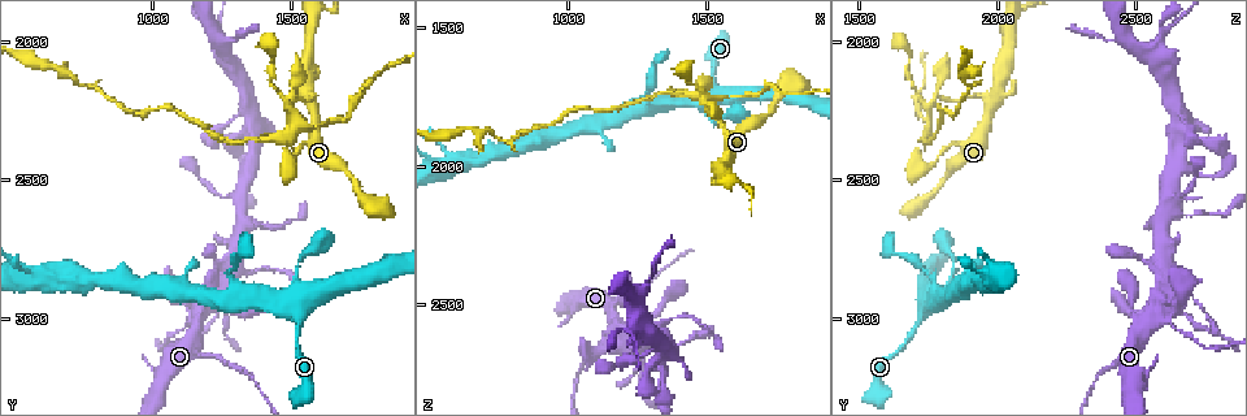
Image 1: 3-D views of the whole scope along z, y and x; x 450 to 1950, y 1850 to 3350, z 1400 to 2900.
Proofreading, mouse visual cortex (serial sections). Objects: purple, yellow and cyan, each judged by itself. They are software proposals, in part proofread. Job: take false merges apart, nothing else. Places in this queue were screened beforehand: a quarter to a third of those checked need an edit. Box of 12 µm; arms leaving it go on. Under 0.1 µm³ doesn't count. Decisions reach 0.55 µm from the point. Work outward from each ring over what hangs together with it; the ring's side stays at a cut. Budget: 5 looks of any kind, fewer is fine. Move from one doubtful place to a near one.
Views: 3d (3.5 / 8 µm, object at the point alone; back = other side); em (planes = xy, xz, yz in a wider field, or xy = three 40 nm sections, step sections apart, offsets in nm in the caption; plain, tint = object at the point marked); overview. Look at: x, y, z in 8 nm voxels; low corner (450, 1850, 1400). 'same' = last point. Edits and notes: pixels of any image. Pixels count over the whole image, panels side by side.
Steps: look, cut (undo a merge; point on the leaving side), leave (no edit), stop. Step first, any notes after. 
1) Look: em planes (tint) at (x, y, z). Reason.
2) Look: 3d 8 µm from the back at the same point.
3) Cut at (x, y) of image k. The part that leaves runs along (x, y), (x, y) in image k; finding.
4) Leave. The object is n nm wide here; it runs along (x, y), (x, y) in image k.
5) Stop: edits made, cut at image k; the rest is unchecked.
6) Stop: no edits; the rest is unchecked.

Look: 3d 3.5 µm at (1530, 2950, 1740). Four arms meet.

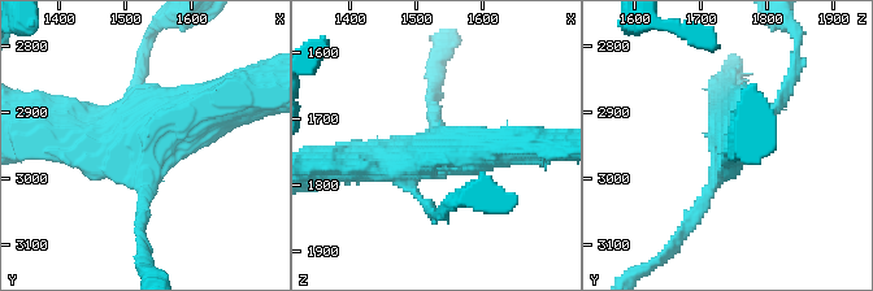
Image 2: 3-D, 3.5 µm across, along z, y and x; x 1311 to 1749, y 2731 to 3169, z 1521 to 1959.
Look: em xy step 3 (tint) at (1530, 2960, 1745). Now the EM.

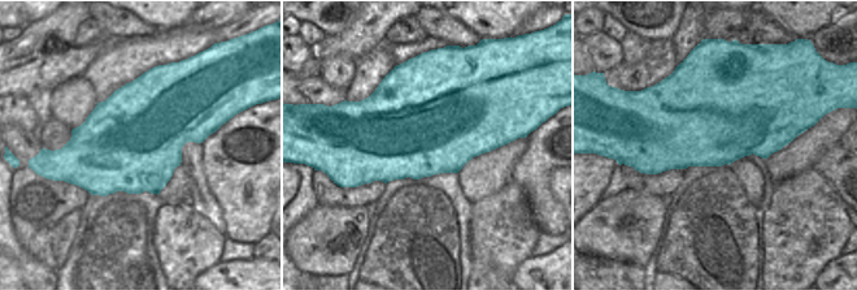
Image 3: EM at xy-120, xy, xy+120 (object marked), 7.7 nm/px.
Leave. The object is 900 nm wide here; it runs along (139, 230), (143, 153), (64, 134) in image 2; all the same cell.

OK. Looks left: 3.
Look: em xy step 5 (tint) at (1590, 2230, 1980). Calibre changes.

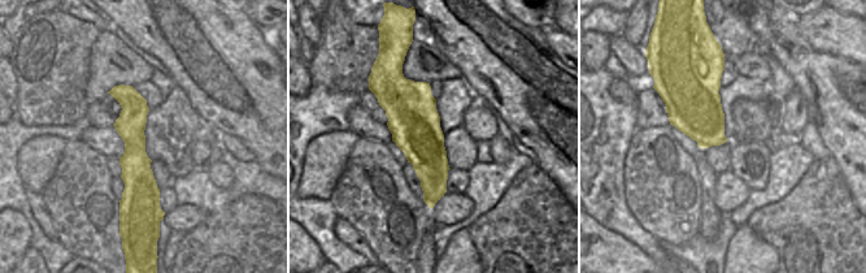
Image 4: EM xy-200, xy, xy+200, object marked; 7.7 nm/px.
Look: 3d 3.5 µm at the same point.

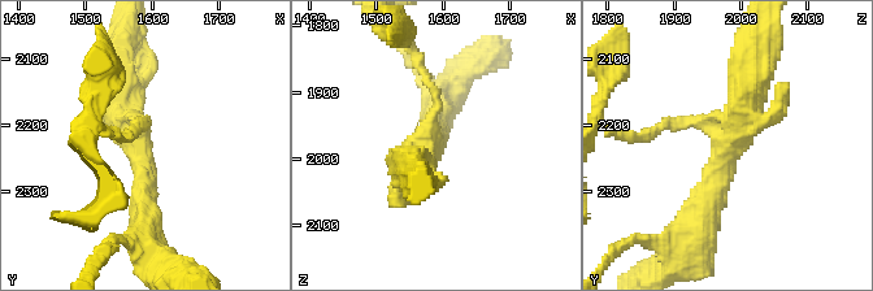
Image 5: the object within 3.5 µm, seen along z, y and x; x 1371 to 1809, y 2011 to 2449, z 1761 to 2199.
Leave. It runs along (117, 89), (133, 104), (140, 202) in image 4; one cell here.

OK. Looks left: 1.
Stop: no edits; the rest is unchecked.

